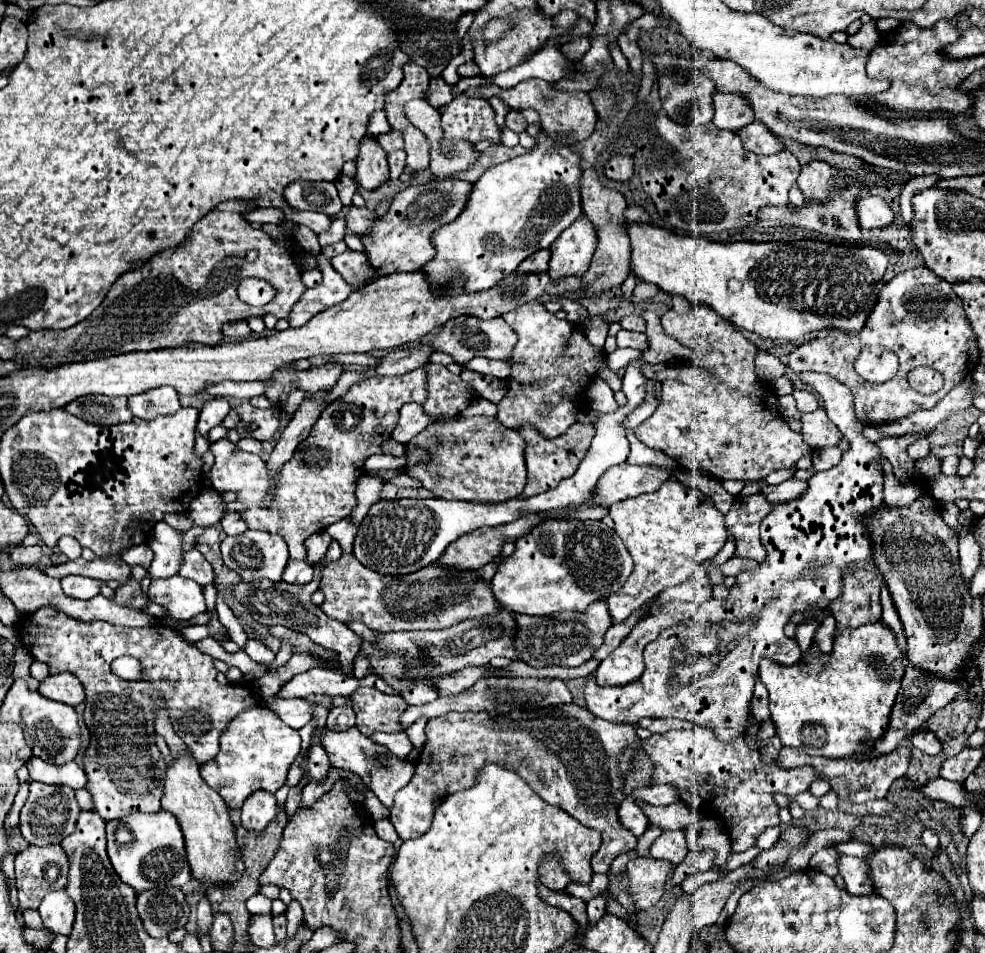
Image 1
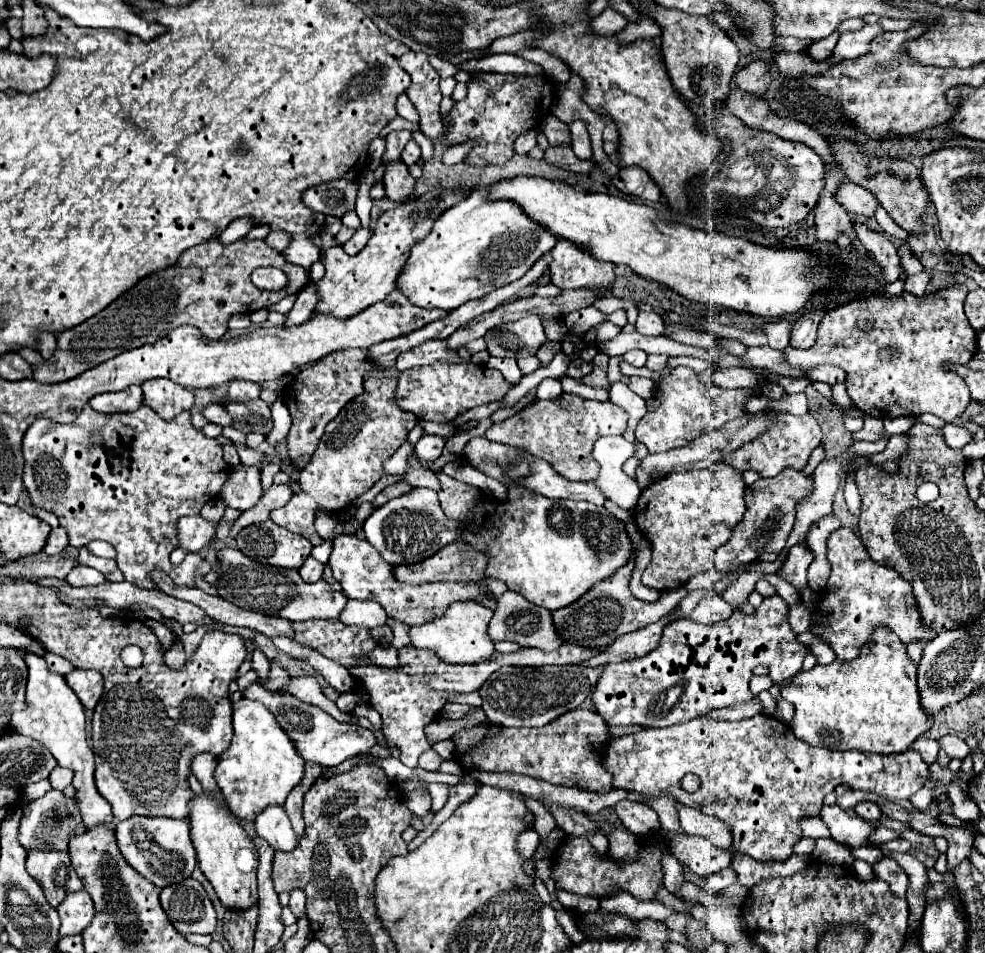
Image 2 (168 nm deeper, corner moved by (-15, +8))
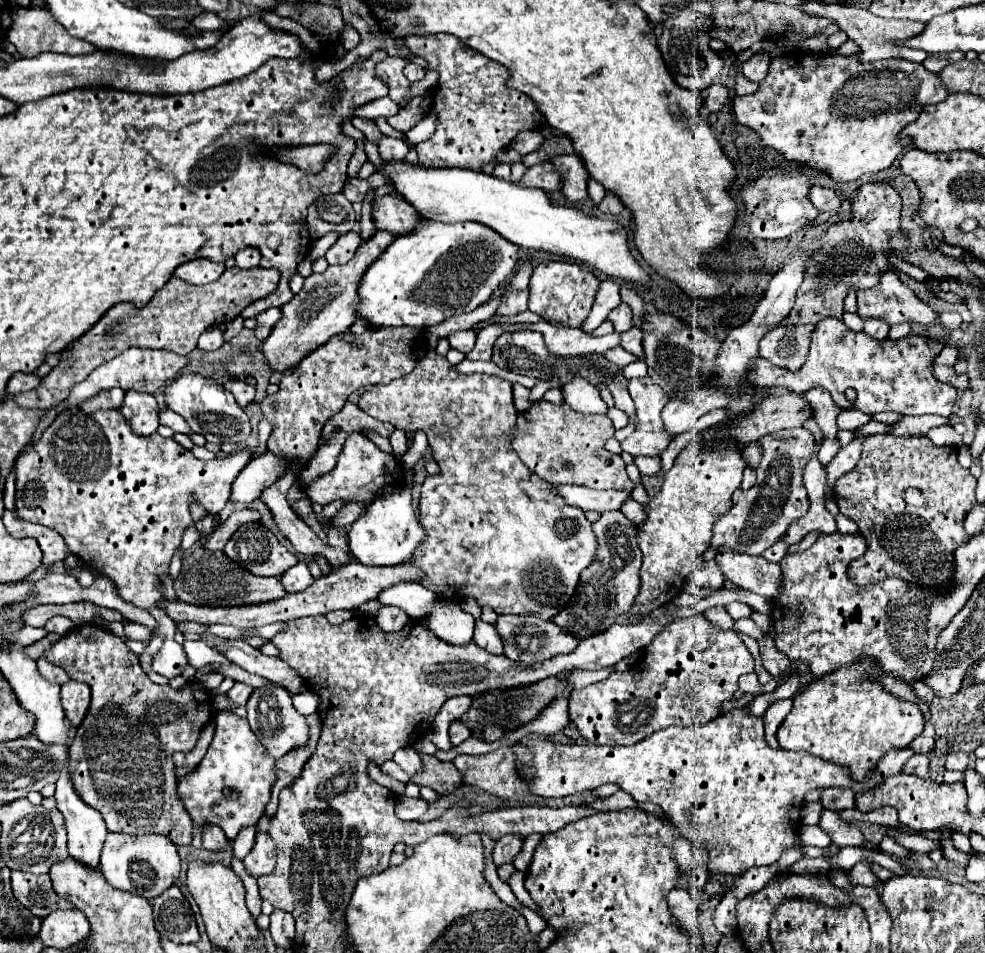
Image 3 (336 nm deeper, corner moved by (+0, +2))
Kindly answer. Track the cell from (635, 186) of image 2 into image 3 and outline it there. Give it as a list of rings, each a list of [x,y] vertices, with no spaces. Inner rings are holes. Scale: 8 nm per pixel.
[[[606,194],[604,196],[604,200],[598,204],[598,208],[602,210],[602,212],[606,212],[606,214],[620,214],[622,212],[622,208],[624,208],[624,204],[622,204],[622,200],[616,196],[616,194]]]

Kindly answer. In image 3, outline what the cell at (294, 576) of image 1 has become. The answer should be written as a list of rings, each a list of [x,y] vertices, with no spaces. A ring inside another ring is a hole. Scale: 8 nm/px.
[[[298,562],[296,566],[292,566],[290,570],[286,570],[282,574],[282,586],[288,590],[288,592],[302,592],[306,590],[310,584],[314,582],[306,562]]]

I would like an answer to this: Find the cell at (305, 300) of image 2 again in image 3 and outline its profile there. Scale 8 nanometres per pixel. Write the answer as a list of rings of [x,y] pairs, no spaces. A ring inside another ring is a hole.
[[[268,308],[266,312],[258,314],[258,316],[256,316],[256,320],[258,320],[258,326],[256,326],[256,336],[258,336],[260,340],[266,340],[266,338],[270,336],[272,328],[278,324],[280,316],[282,316],[282,310],[280,310],[280,308]]]

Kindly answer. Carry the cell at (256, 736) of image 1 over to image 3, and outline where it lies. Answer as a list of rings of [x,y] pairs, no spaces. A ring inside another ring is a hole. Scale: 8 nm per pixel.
[[[222,710],[214,716],[214,722],[214,740],[208,746],[208,752],[198,768],[178,780],[178,794],[198,826],[204,826],[206,822],[218,824],[228,840],[234,840],[242,828],[256,826],[260,816],[264,814],[264,808],[270,800],[272,784],[276,782],[276,760],[266,754],[266,748],[248,728],[246,718]]]

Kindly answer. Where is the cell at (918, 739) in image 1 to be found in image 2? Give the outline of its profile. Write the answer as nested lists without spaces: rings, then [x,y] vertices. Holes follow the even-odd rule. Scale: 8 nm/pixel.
[[[947,734],[947,736],[939,738],[939,744],[949,754],[949,758],[965,760],[969,756],[969,746],[965,744],[965,740],[961,740],[961,738],[953,736],[953,734]]]

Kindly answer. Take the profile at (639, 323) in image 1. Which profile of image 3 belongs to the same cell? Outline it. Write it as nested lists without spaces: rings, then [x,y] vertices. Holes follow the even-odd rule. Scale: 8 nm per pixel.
[[[632,326],[628,332],[622,334],[622,348],[636,354],[636,356],[644,356],[644,350],[642,350],[642,330]]]

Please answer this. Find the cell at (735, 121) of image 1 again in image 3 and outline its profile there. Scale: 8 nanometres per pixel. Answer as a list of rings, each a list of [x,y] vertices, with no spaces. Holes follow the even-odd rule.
[[[760,50],[750,60],[746,60],[740,68],[742,68],[744,78],[748,78],[752,82],[760,82],[768,74],[768,66],[770,66],[770,56],[766,50]]]

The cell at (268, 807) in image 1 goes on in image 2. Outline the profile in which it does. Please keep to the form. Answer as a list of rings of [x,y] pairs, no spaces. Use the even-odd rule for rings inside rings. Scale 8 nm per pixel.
[[[269,806],[267,810],[263,810],[255,820],[255,830],[269,842],[273,850],[291,852],[299,842],[287,814],[283,814],[283,808],[279,806]]]

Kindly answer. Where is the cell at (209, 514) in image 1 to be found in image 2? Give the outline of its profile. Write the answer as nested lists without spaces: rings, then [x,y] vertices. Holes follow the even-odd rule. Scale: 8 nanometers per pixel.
[[[243,466],[231,470],[229,480],[225,482],[219,498],[235,510],[247,510],[259,502],[263,496],[261,470],[257,466]]]

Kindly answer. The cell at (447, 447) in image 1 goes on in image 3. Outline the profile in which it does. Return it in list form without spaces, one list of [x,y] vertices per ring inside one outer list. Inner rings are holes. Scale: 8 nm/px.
[[[552,486],[552,490],[556,490],[556,494],[566,500],[566,504],[576,506],[584,512],[618,510],[622,502],[630,496],[630,492],[626,490],[592,490],[584,486]]]

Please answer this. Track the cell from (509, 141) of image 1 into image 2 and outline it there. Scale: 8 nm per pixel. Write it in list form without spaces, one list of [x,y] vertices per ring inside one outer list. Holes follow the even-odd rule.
[[[529,130],[529,132],[521,134],[521,136],[515,140],[513,150],[515,150],[515,154],[527,154],[535,144],[537,144],[537,132],[535,132],[535,130]]]

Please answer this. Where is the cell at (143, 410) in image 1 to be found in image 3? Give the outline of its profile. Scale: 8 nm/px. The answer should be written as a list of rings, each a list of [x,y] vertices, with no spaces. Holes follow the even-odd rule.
[[[128,390],[120,412],[126,416],[132,430],[140,436],[150,436],[160,426],[160,422],[158,422],[160,406],[152,394]]]

